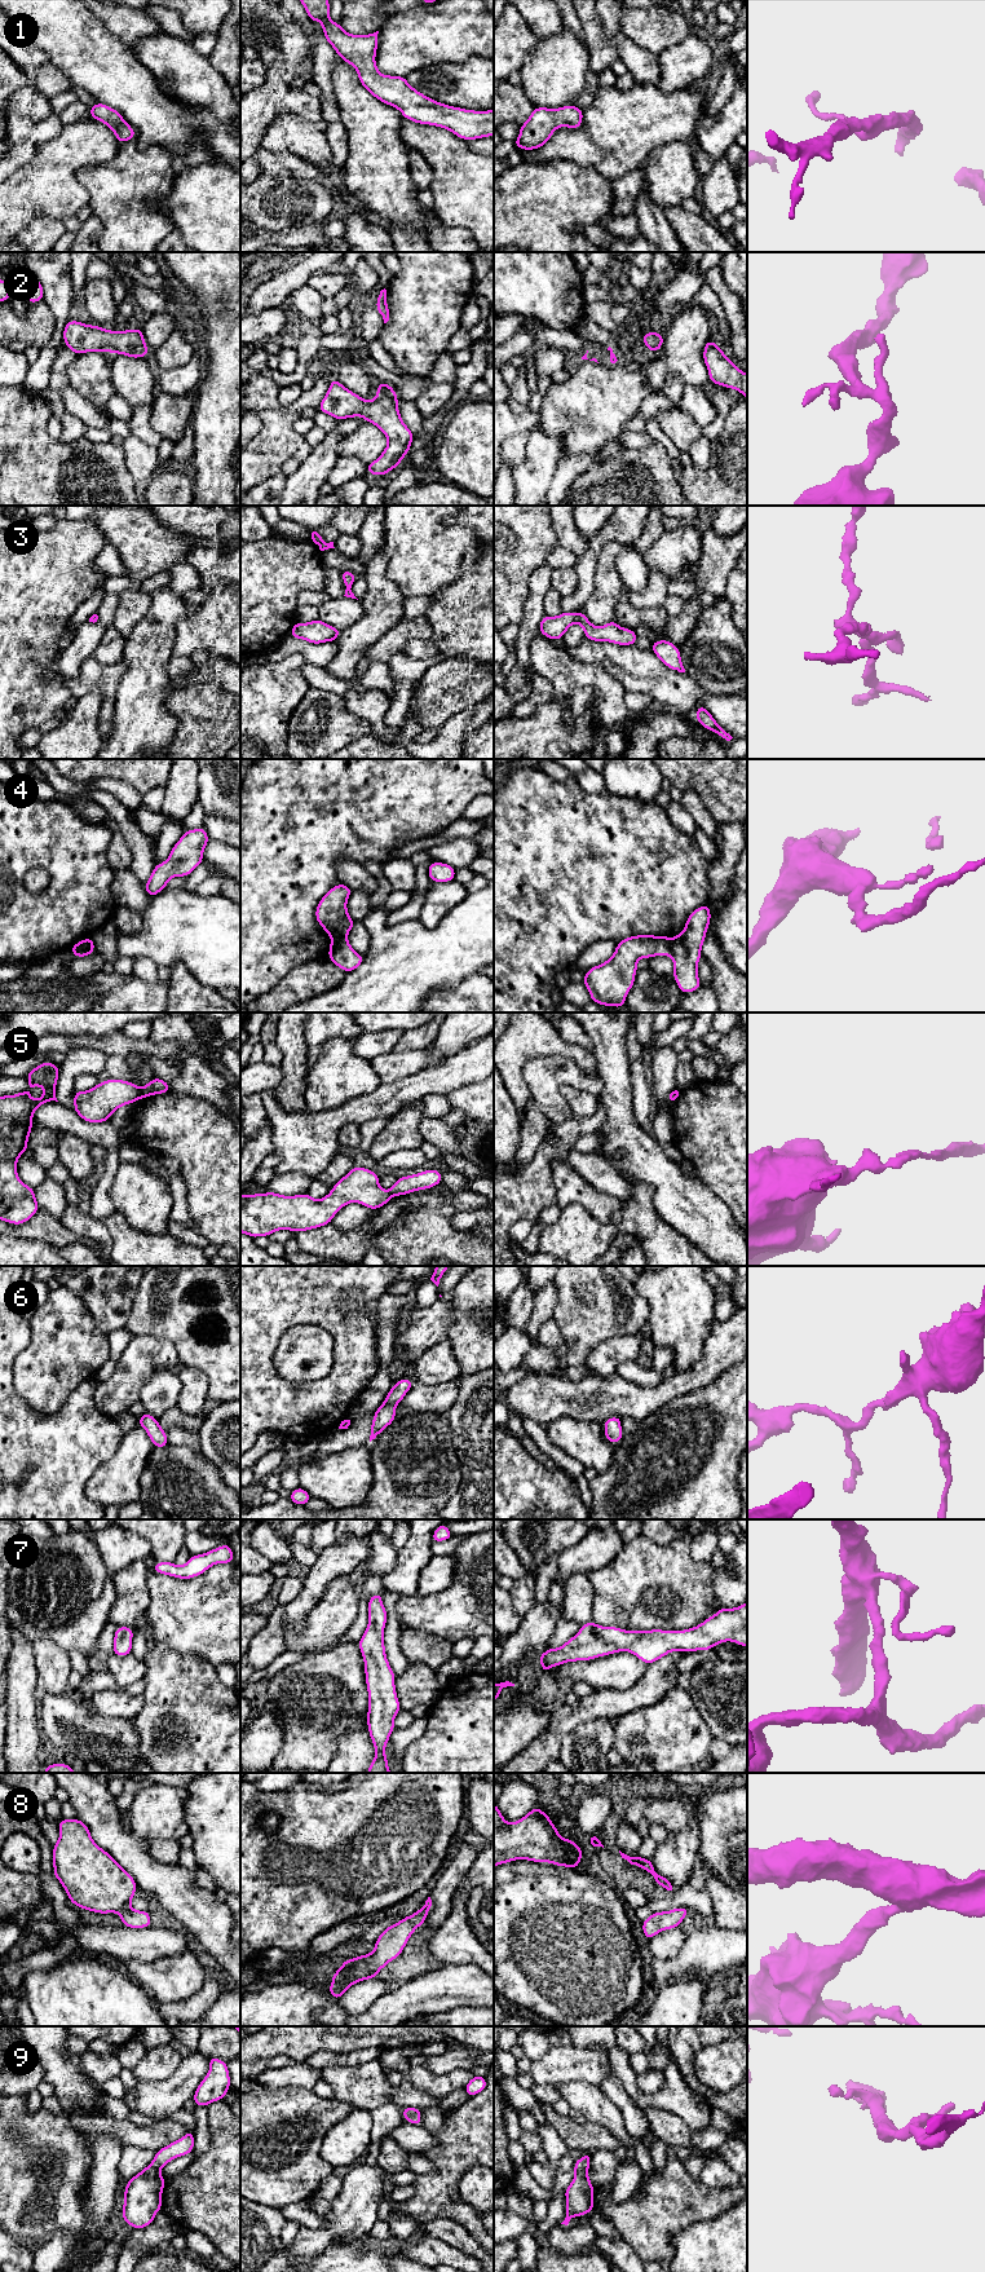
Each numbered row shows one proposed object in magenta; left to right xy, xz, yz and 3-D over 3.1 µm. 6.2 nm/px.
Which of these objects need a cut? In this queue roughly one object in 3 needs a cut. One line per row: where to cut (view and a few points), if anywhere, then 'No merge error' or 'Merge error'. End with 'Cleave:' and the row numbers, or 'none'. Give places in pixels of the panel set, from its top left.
1: No split. No merge error
2: No split. No merge error
3: No split. No merge error
4: Split along yz (670, 939), (671, 954). Merge error
5: Split along xy (140, 1089), (137, 1098). Merge error
6: No split. No merge error
7: No split. No merge error
8: No split. No merge error
9: No split. No merge error
Cleave: 4, 5

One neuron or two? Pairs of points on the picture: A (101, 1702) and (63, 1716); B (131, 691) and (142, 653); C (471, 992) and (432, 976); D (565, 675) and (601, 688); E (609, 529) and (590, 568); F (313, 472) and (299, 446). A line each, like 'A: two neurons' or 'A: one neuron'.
A: two neurons
B: one neuron
C: two neurons
D: one neuron
E: one neuron
F: two neurons

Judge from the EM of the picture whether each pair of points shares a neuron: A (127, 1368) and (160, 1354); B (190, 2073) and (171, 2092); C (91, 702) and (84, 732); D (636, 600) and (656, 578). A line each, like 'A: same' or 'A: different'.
A: same
B: same
C: same
D: same

